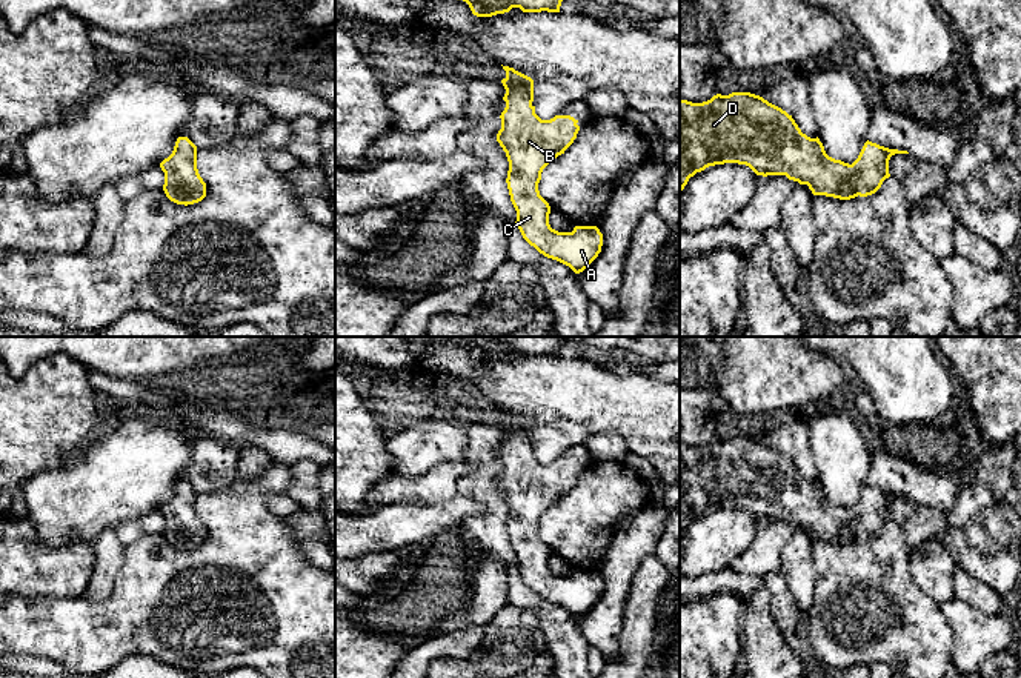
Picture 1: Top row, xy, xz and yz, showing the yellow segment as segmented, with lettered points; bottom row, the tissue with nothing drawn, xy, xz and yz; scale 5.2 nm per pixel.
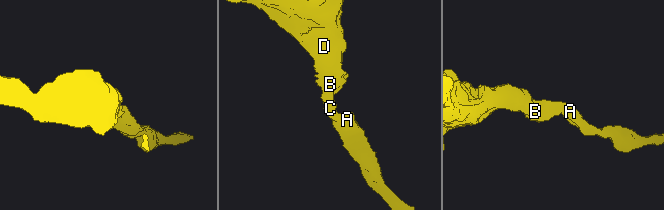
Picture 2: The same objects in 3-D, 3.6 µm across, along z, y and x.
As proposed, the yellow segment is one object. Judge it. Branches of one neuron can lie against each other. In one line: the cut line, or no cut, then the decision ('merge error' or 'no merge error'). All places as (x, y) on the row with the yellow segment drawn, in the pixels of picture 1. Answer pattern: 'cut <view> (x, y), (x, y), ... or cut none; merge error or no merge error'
cut none; no merge error

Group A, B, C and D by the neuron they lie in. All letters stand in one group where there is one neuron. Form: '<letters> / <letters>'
A B C D

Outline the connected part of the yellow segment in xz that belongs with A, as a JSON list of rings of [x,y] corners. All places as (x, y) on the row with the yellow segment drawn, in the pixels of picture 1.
[[[503,66],[506,77],[501,80],[506,94],[503,100],[506,108],[501,112],[501,129],[497,141],[506,152],[509,161],[507,189],[510,201],[517,211],[517,226],[523,238],[547,258],[569,266],[575,274],[583,272],[598,257],[603,246],[603,234],[597,226],[575,226],[572,232],[558,232],[549,224],[550,206],[540,195],[538,183],[543,169],[574,143],[580,126],[570,115],[555,115],[550,120],[541,120],[535,114],[534,80],[514,68]]]

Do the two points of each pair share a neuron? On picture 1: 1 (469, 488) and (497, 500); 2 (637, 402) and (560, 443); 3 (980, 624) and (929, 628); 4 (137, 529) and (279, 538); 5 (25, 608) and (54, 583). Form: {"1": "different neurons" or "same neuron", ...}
{"1": "same neuron", "2": "different neurons", "3": "different neurons", "4": "different neurons", "5": "different neurons"}

